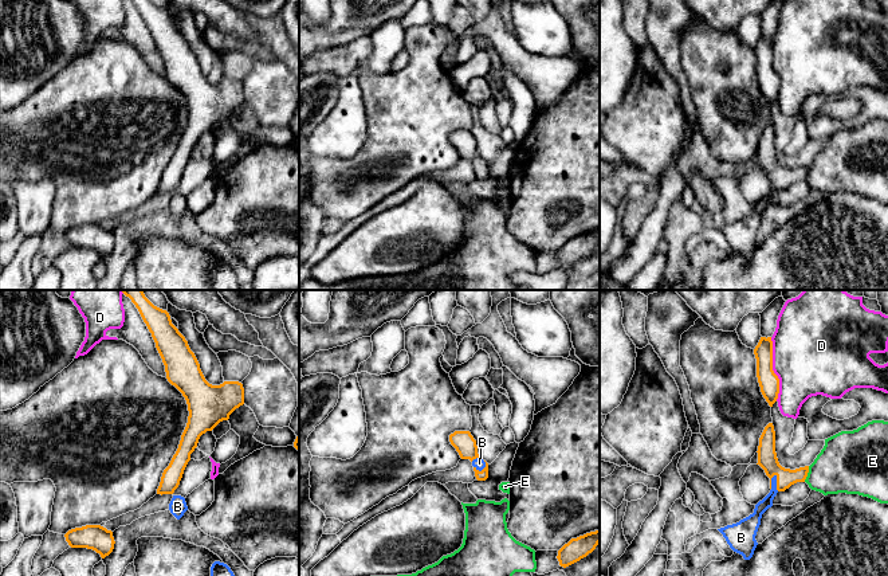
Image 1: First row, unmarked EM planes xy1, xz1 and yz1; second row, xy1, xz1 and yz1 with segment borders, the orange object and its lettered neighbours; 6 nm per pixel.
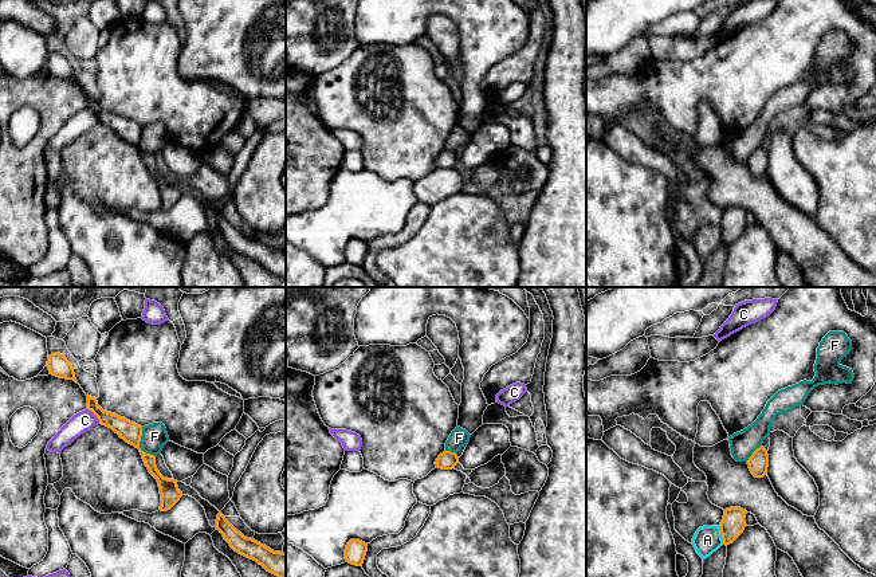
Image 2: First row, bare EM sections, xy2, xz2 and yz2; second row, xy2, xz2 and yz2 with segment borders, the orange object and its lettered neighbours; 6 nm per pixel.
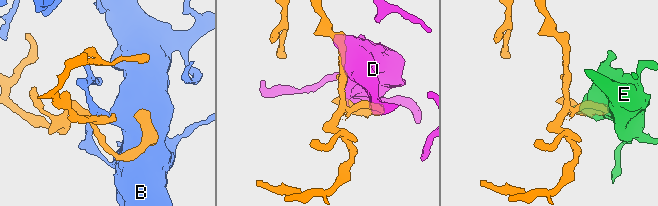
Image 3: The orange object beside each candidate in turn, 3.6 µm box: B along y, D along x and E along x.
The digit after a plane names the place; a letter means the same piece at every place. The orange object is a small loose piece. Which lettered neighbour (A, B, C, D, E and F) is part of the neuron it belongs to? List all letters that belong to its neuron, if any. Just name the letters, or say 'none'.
B

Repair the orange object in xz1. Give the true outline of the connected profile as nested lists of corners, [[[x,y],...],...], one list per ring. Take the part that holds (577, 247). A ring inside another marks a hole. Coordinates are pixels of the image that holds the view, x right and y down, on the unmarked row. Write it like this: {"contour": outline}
{"contour": [[[600,228],[586,232],[577,238],[571,238],[558,250],[559,265],[566,267],[592,252],[600,243]]]}

